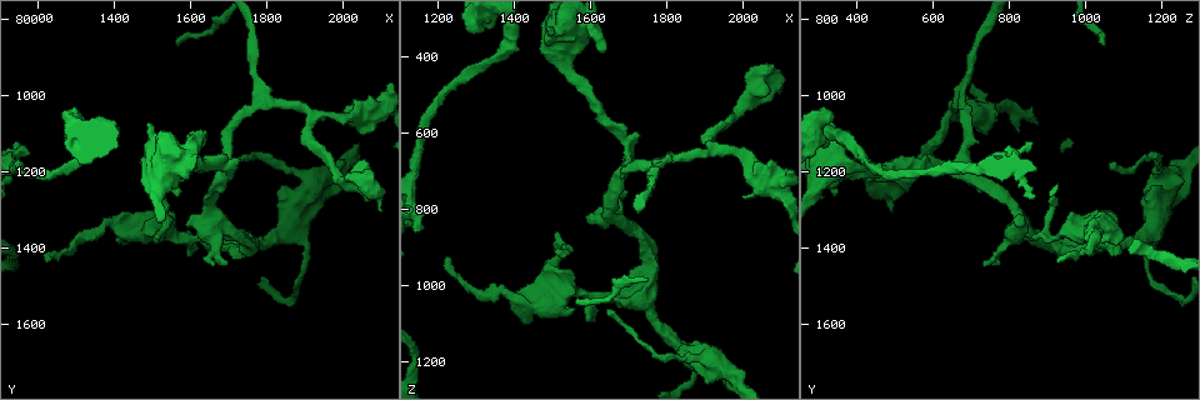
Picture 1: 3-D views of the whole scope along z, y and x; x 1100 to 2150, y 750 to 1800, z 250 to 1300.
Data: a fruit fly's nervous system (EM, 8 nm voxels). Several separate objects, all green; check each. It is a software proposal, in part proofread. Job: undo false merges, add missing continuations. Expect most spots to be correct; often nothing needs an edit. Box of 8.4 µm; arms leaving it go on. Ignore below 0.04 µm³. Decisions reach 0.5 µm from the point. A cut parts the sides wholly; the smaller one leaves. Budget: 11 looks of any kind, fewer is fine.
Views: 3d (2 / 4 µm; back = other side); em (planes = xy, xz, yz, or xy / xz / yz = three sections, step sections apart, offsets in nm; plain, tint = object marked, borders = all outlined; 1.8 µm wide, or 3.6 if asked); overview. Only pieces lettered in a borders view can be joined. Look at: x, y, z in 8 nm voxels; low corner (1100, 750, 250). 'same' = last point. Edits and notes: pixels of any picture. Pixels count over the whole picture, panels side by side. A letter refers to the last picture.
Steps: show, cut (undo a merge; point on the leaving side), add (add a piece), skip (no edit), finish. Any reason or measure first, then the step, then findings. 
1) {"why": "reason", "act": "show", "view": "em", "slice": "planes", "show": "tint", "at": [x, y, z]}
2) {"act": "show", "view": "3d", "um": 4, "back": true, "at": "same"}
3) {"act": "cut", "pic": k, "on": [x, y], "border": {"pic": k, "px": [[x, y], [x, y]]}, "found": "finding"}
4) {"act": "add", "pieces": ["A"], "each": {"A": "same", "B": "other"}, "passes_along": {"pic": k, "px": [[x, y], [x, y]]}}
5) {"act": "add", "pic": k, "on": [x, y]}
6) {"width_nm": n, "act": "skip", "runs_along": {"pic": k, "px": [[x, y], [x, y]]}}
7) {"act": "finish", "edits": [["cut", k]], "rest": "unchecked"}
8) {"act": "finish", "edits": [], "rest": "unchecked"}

{"why": "free end", "act": "show", "view": "em", "slice": "planes", "show": "tint", "at": [1605, 1410, 1095]}

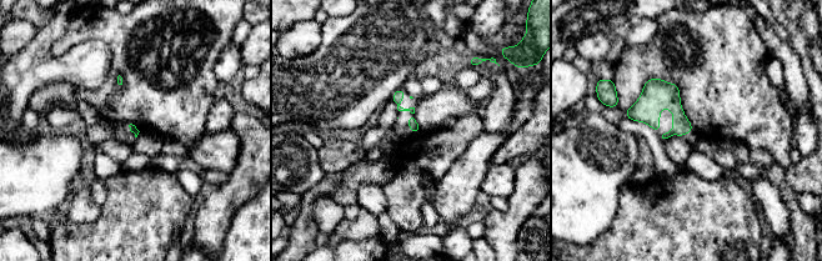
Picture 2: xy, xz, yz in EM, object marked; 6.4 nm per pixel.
{"why": "what lies round it", "act": "show", "view": "em", "slice": "planes", "show": "borders", "at": "same"}

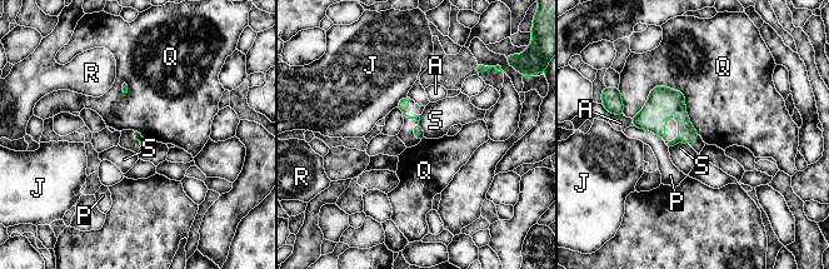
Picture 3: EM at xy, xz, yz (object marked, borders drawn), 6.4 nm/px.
{"act": "skip", "each": {"A": "other", "J": "other", "P": "other", "Q": "other", "R": "other", "S": "other"}, "border": {"pic": 3, "px": [[630, 116], [668, 86], [699, 134]]}, "found": "none of them fits"}

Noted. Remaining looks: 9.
{"act": "show", "view": "3d", "um": 4, "at": [1665, 1455, 735]}

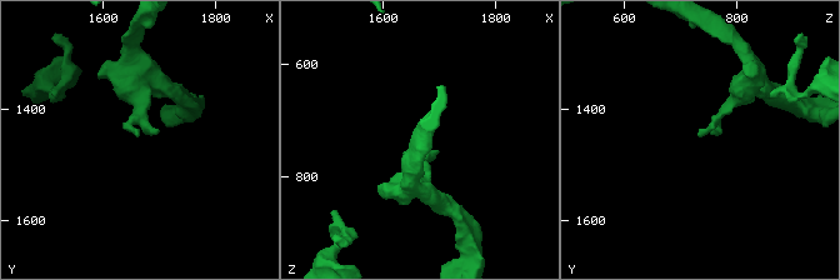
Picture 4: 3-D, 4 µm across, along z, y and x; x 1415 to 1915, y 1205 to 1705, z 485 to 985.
{"why": "shape alone is not enough", "act": "show", "view": "em", "slice": "planes", "show": "borders", "at": [1660, 1445, 735]}

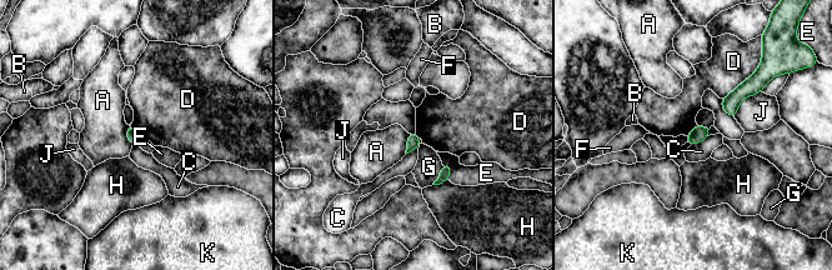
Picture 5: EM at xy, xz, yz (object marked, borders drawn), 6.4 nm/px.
{"act": "skip", "each": {"A": "other", "B": "other", "C": "other", "D": "other", "E": "other", "F": "other", "G": "other", "H": "other", "J": "other", "K": "other"}, "border": {"pic": 5, "px": [[128, 125], [128, 139], [133, 144]]}, "found": "no lettered piece goes on from it"}

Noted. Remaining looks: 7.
{"why": "calibre changes", "act": "show", "view": "em", "slice": "xy", "step": 8, "show": "borders", "at": [1565, 1190, 350]}

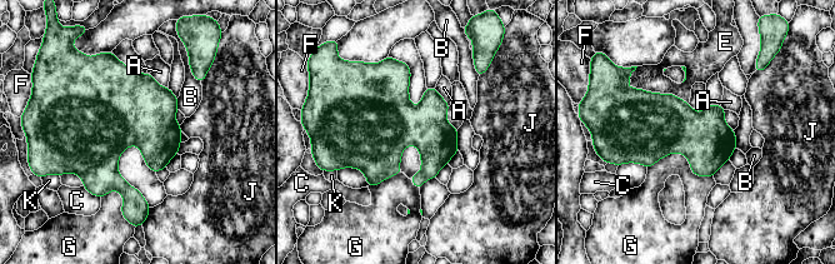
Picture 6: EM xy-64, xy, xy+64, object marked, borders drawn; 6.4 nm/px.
{"act": "skip", "each": {"A": "other", "B": "other", "C": "other", "E": "other", "F": "other", "G": "other", "J": "other", "K": "other"}, "border": {"pic": 6, "px": [[648, 168], [681, 153], [713, 177]]}, "found": "all the same neuron"}

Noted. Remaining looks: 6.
{"why": "an open end", "act": "show", "view": "em", "slice": "planes", "show": "borders", "at": [1325, 1065, 325]}

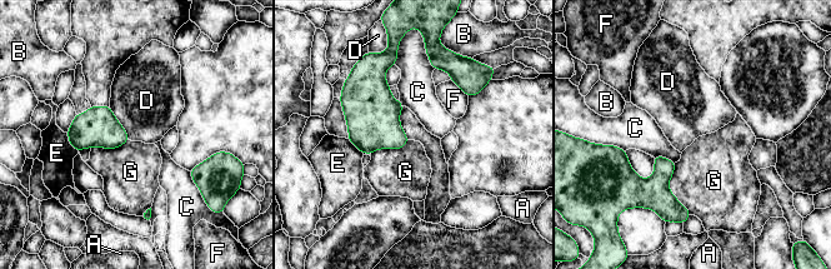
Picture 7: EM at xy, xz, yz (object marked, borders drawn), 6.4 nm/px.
{"act": "skip", "each": {"A": "other", "B": "other", "C": "other", "D": "other", "E": "other", "F": "other", "G": "other"}, "border": {"pic": 7, "px": [[403, 105], [399, 123], [409, 139]]}, "found": "none of them fits"}

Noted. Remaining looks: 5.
{"act": "finish", "edits": [], "rest": "unchecked"}

